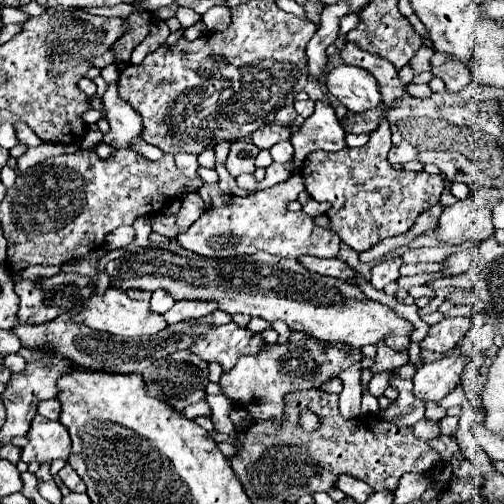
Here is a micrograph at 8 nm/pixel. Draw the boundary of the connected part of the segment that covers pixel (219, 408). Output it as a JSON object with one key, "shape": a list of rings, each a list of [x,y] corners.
{"shape":[[[223,393],[221,395],[207,395],[207,401],[211,405],[211,421],[215,423],[215,429],[221,431],[221,433],[227,433],[227,435],[233,435],[235,427],[229,419],[231,411],[233,411],[233,403],[231,399],[227,399]]]}

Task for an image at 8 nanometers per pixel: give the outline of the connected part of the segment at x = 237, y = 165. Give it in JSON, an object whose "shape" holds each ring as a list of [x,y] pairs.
{"shape":[[[233,141],[231,143],[231,151],[227,157],[227,171],[233,177],[239,177],[243,173],[255,173],[255,157],[257,157],[259,149],[251,143],[251,141]]]}

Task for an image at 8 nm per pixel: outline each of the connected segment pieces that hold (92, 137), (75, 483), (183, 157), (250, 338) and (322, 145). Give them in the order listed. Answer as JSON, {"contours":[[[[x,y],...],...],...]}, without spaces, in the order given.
{"contours":[[[[86,130],[84,137],[79,140],[79,146],[81,149],[89,149],[99,143],[103,137],[101,131],[92,132],[92,130]]],[[[65,465],[65,467],[59,471],[59,477],[61,477],[61,481],[63,481],[73,493],[85,493],[85,491],[87,491],[85,483],[83,483],[81,477],[73,471],[73,467]]],[[[177,153],[175,155],[175,163],[179,167],[179,171],[187,177],[197,177],[197,169],[199,169],[199,163],[197,163],[197,157],[195,155],[189,155],[189,153]]],[[[231,321],[207,335],[199,335],[191,351],[207,361],[217,361],[223,371],[229,371],[241,355],[253,355],[255,351],[261,351],[261,347],[265,347],[265,341],[259,333],[251,333]]],[[[319,99],[315,103],[315,113],[293,133],[291,143],[295,153],[289,163],[295,163],[299,169],[311,151],[337,151],[345,147],[345,131],[341,131],[341,123],[329,101]]]]}

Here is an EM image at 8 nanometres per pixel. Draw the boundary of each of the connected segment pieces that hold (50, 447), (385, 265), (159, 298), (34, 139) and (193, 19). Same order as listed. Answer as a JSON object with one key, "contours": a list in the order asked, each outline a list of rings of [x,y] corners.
{"contours":[[[[35,415],[27,433],[29,443],[21,449],[21,461],[25,463],[53,463],[55,459],[69,459],[71,439],[61,421],[49,421]]],[[[389,257],[389,259],[383,259],[381,263],[377,263],[373,269],[371,269],[371,283],[375,289],[383,289],[385,285],[397,281],[399,277],[399,267],[401,267],[401,257]]],[[[159,289],[159,291],[155,291],[153,297],[151,297],[151,311],[155,311],[155,313],[165,313],[165,311],[169,311],[169,309],[173,307],[173,303],[175,303],[173,297],[169,297],[167,291]]],[[[15,123],[15,133],[17,133],[19,141],[25,141],[29,147],[41,143],[41,139],[39,139],[39,137],[37,137],[25,123]]],[[[180,6],[176,13],[181,26],[184,28],[190,27],[193,23],[197,23],[201,19],[201,15],[195,13],[192,9]]]]}

